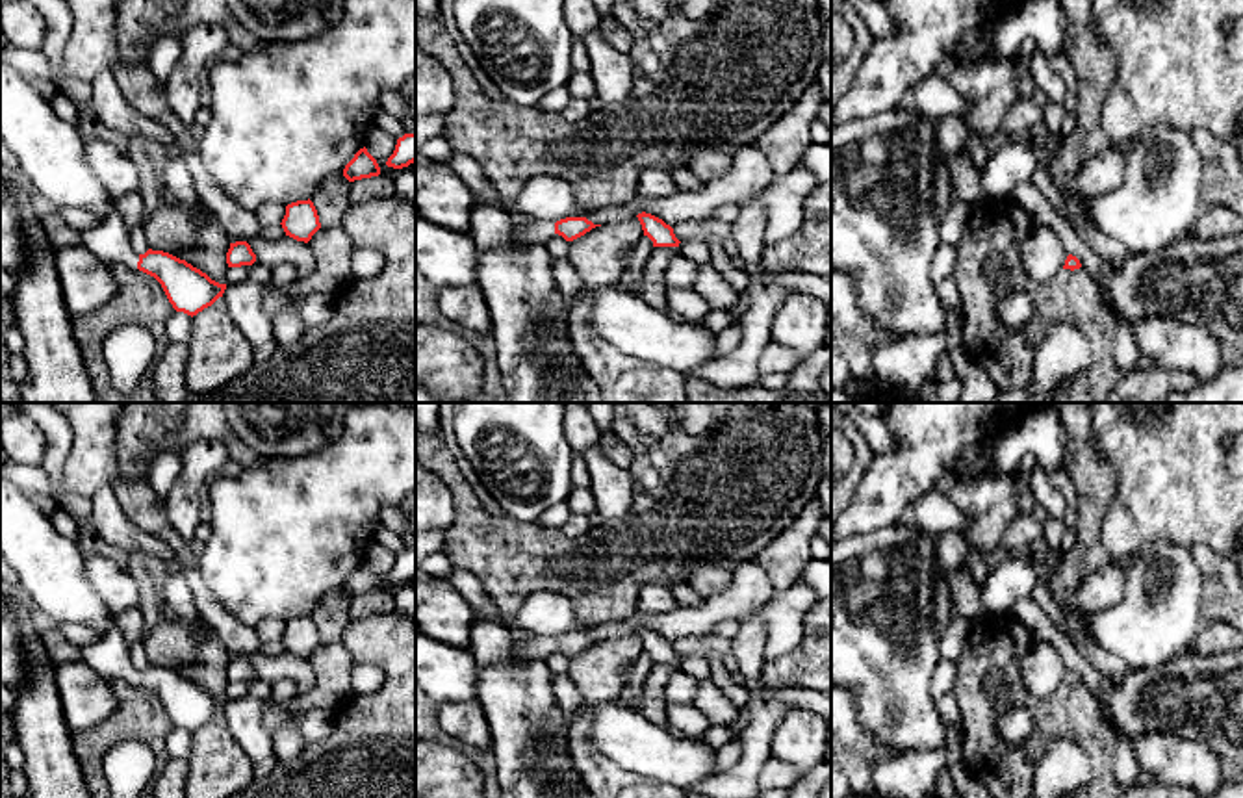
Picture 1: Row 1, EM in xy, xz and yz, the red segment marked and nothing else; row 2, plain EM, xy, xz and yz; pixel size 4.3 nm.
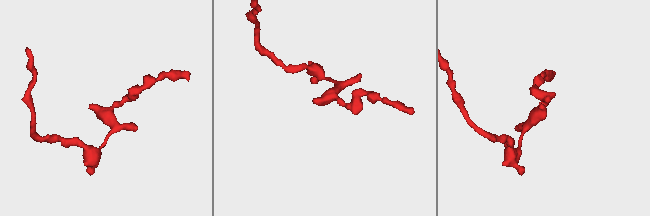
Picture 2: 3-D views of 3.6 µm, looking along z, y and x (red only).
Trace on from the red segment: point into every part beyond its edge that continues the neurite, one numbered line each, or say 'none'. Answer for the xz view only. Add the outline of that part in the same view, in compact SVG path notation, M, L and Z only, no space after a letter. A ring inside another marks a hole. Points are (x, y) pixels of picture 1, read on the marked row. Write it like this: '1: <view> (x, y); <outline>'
1: xz (531, 231); M525 219L514 221L514 239L527 245L545 245L555 234L555 223Z

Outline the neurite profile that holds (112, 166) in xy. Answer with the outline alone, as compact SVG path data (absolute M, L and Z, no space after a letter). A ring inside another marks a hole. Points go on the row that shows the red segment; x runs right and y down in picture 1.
M96 139L85 145L85 158L111 199L119 200L121 197L137 191L137 167L124 150L109 141Z

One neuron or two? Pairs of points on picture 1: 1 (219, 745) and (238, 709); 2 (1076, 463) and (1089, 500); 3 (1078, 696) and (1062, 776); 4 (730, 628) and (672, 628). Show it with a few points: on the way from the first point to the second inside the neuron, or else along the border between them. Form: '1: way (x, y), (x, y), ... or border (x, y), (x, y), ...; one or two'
1: border (221, 713), (229, 735), (253, 765); two
2: way (1086, 472), (1089, 476), (1089, 490); one
3: border (1039, 746), (1071, 739), (1086, 754), (1091, 778); two
4: border (739, 617), (728, 617), (709, 631); two

